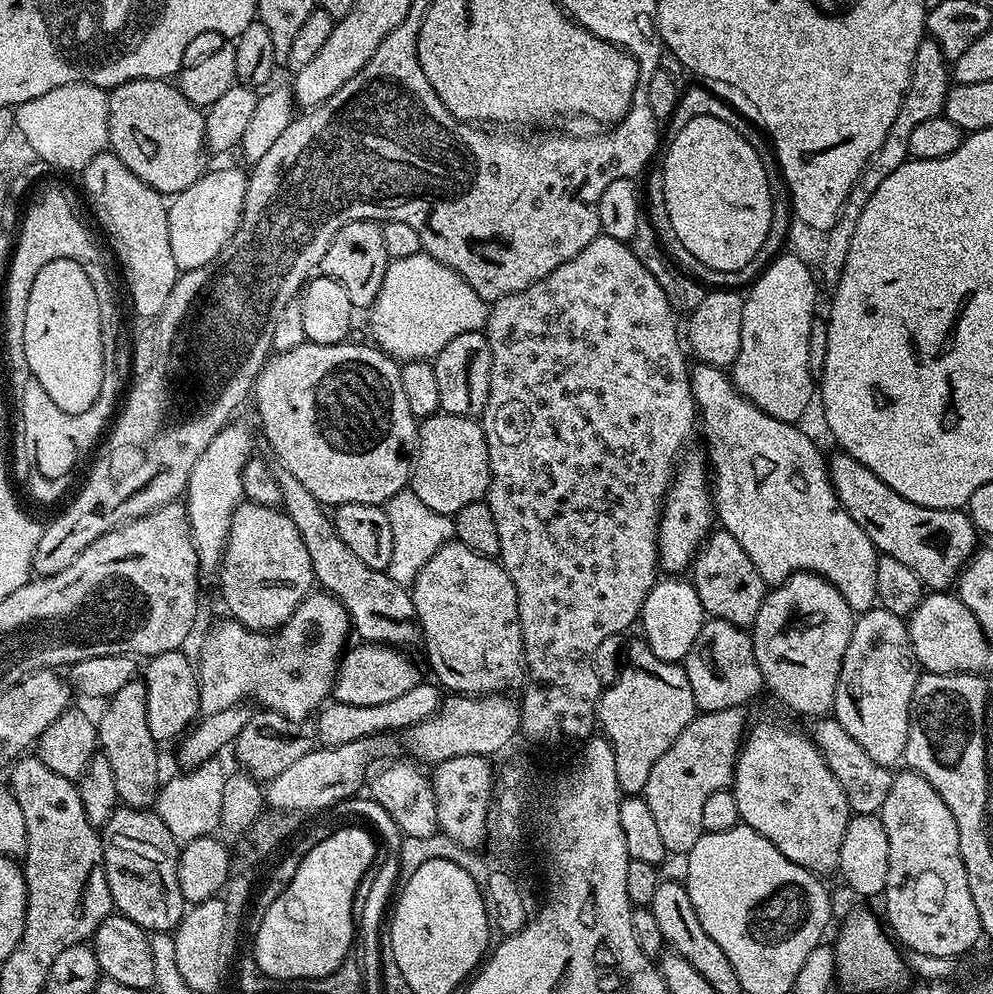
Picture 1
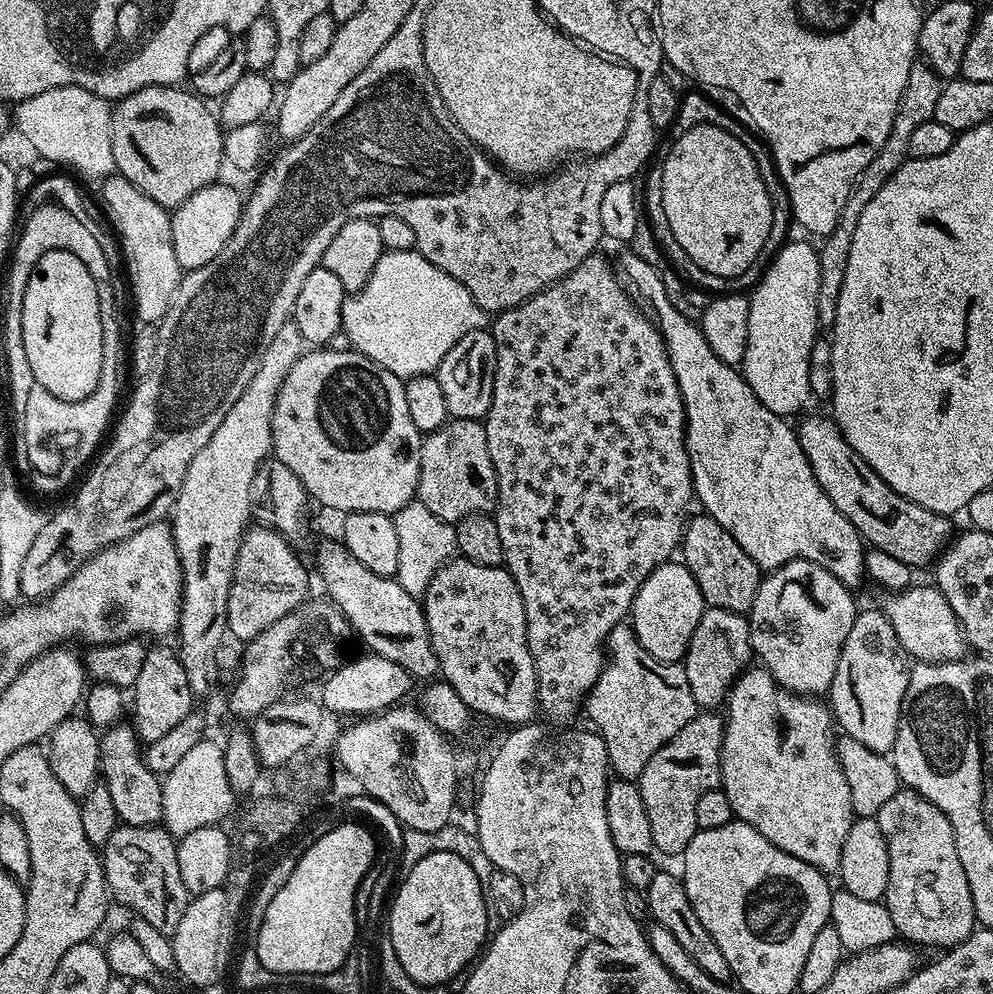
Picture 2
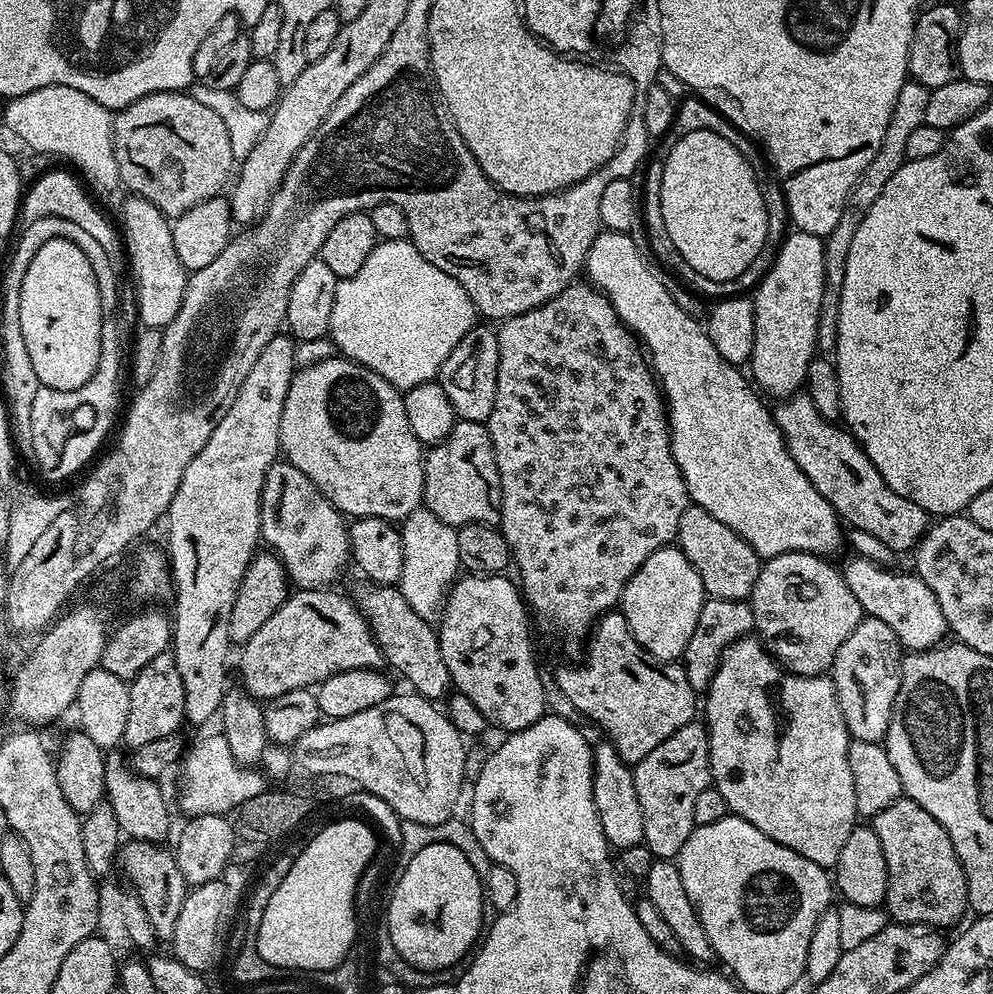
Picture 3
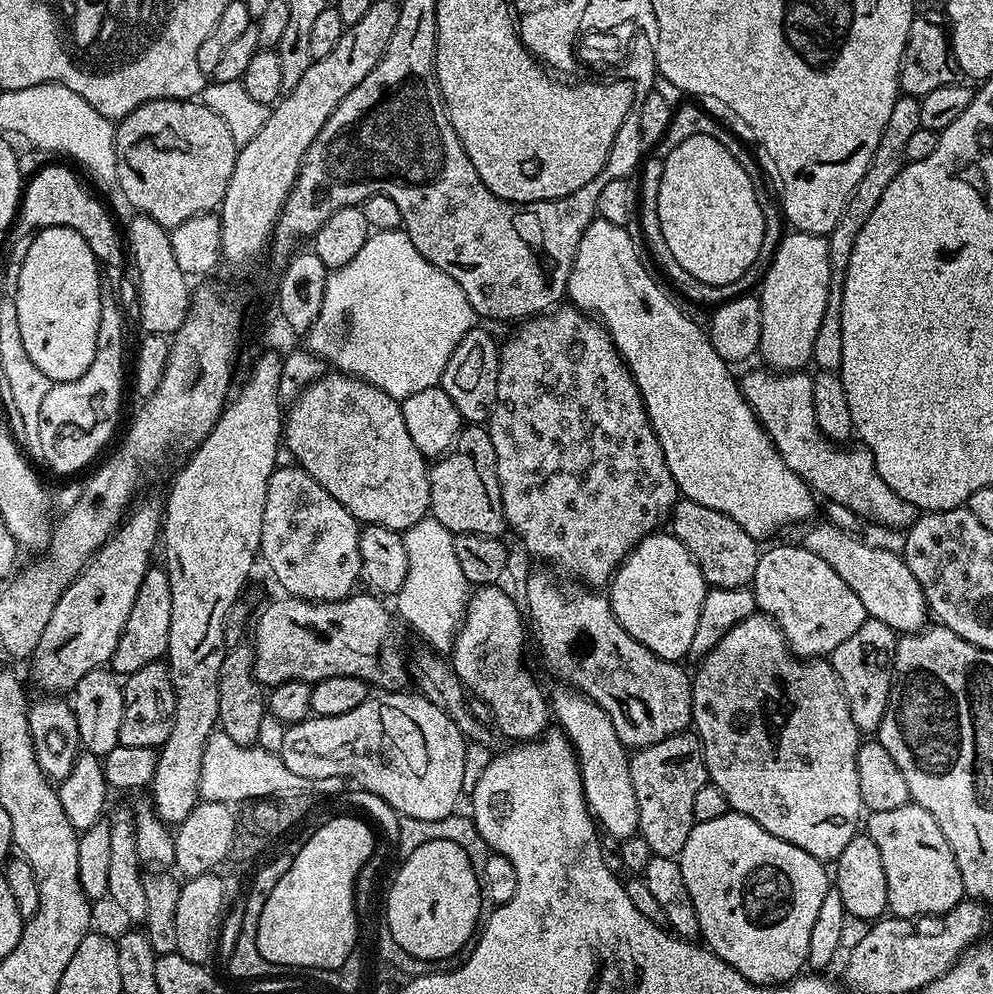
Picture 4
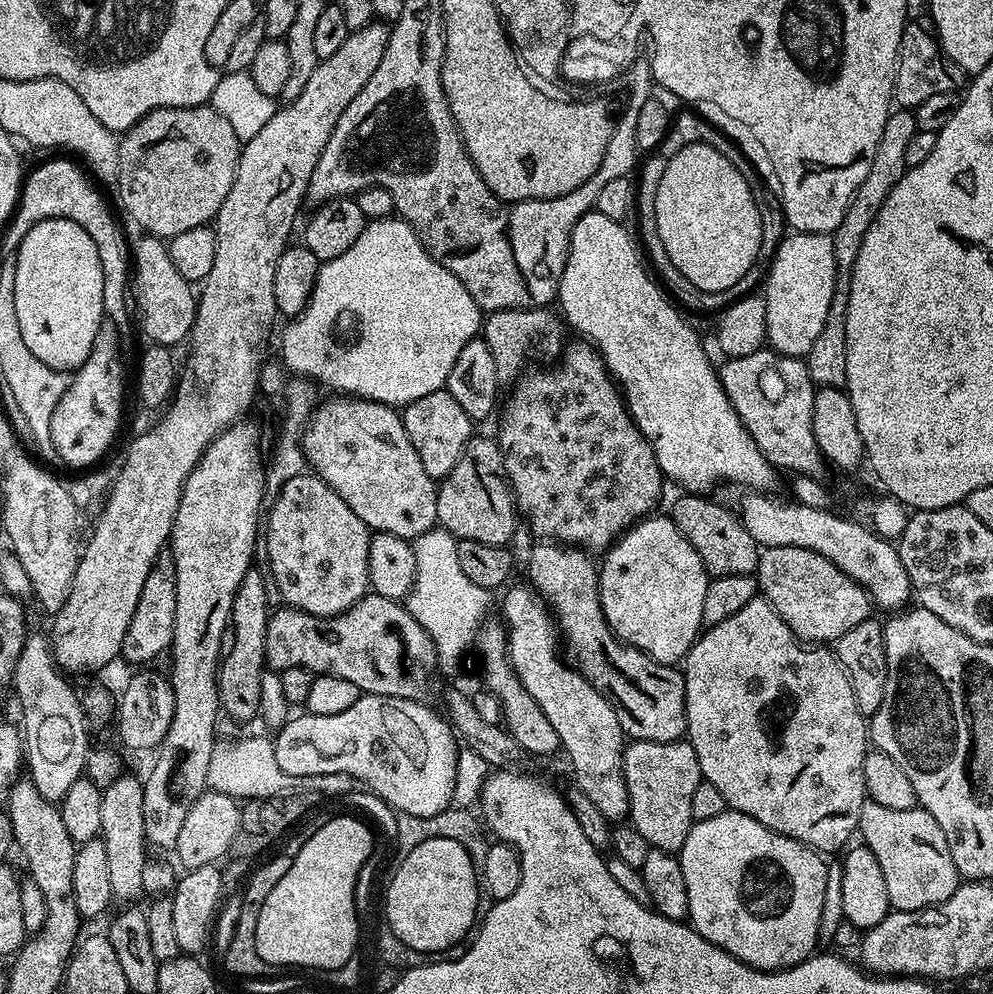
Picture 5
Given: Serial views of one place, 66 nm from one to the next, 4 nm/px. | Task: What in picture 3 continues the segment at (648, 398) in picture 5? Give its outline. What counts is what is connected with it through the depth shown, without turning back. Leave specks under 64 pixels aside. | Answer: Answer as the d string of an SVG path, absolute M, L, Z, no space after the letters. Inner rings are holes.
M601 231L600 235L594 238L594 242L590 246L588 256L584 259L583 271L588 272L587 279L593 288L599 288L604 293L605 298L614 306L614 310L618 314L618 318L628 328L628 331L635 334L636 339L641 341L646 349L646 355L651 363L653 373L660 385L660 391L664 394L664 402L668 409L668 433L672 436L672 453L674 454L674 462L678 462L678 470L682 474L682 478L686 482L686 490L688 491L688 499L693 504L697 504L699 508L706 509L710 514L714 514L714 518L718 518L718 522L726 522L726 526L730 526L730 530L734 530L741 538L755 550L761 561L769 560L775 556L781 556L787 552L809 552L815 556L825 558L831 557L831 552L836 552L846 540L846 532L842 527L842 521L836 515L834 509L830 506L830 502L826 502L826 498L822 498L822 494L818 494L818 490L814 490L814 486L810 482L810 478L806 478L806 474L802 474L802 470L798 470L798 462L794 462L794 458L790 458L790 450L784 441L784 435L780 432L780 427L776 424L776 417L760 401L761 393L750 383L749 377L744 376L737 365L726 362L722 358L722 354L718 354L714 342L710 342L707 327L703 323L700 324L668 293L668 288L644 265L644 256L640 253L638 245L632 241L633 237L626 232L609 232Z

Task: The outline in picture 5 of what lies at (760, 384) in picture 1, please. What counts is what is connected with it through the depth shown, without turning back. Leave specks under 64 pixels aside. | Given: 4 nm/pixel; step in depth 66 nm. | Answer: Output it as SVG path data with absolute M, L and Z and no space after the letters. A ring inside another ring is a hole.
M797 231L785 235L770 267L765 288L762 288L766 302L767 347L784 356L807 357L810 346L814 346L814 338L818 338L822 326L826 326L826 314L830 314L830 302L834 298L836 259L831 235Z

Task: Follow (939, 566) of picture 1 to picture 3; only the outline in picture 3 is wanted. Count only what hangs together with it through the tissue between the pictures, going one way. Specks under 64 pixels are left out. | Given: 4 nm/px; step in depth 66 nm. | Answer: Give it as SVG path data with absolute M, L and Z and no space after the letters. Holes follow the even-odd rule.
M797 394L781 399L777 404L780 405L774 408L776 424L784 435L790 458L798 462L798 470L810 478L814 490L830 502L841 521L874 534L874 538L886 542L886 546L893 548L897 554L904 554L907 548L908 551L915 549L928 531L929 513L902 498L902 494L894 494L855 436L839 423L822 418L822 414L818 414L818 406L814 406L809 396Z

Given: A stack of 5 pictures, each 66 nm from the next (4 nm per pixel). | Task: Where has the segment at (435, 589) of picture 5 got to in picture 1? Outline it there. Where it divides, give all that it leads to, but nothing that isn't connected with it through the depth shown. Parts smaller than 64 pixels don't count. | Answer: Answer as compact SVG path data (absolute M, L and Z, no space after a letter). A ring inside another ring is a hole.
M410 490L394 494L394 498L387 502L386 511L390 518L390 530L394 534L394 551L390 554L386 571L390 578L394 578L394 582L411 586L418 578L422 566L426 566L426 562L438 554L443 544L455 537L456 525L453 517L430 510L430 506L426 506L426 502L422 502L422 498Z

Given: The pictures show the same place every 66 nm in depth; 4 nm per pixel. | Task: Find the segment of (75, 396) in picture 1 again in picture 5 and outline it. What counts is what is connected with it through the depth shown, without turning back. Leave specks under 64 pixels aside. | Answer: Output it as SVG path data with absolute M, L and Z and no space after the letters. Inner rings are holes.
M50 219L38 221L36 225L30 229L29 233L22 238L22 242L14 253L14 261L16 264L16 273L14 274L14 303L18 314L19 329L22 332L22 339L26 342L26 348L30 350L30 354L34 354L34 358L38 358L46 366L57 370L79 369L80 365L88 361L88 355L92 352L95 344L95 336L99 332L100 324L106 320L106 268L102 263L102 248L95 245L93 238L86 229L78 224L78 222L70 220Z

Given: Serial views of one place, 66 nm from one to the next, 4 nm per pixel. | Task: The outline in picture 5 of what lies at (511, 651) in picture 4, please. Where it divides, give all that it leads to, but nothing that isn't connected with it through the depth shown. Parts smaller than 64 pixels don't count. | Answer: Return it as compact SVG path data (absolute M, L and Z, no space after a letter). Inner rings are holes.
M491 622L481 624L476 634L474 648L475 651L480 651L480 672L484 675L483 687L501 700L504 710L503 723L508 733L518 738L518 742L529 757L548 756L551 752L559 753L560 739L558 734L554 734L554 726L550 726L546 714L542 714L542 706L538 706L534 698L530 698L530 690L522 686L522 682L516 677L516 671L508 660L508 635L505 629L500 626L495 628Z

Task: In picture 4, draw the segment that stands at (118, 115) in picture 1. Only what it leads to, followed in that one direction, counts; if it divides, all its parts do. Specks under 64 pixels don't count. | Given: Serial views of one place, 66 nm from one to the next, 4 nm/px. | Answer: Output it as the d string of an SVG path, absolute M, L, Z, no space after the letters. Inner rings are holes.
M155 100L148 102L138 108L138 110L125 116L123 120L115 125L116 130L116 157L118 158L118 174L120 175L119 191L124 191L124 196L130 203L136 207L137 213L149 216L154 222L161 224L163 228L169 230L176 228L178 225L199 216L201 214L212 214L219 209L224 200L226 188L230 186L230 178L234 174L236 165L236 153L238 147L231 137L230 129L226 122L214 110L208 108L205 104L191 100Z

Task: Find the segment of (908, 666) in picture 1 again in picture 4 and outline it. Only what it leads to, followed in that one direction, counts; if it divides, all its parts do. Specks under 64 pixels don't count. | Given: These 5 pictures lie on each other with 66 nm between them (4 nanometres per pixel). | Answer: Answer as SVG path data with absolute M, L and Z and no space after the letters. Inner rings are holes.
M869 618L842 642L842 646L832 651L832 669L840 675L840 684L850 706L850 718L854 718L854 726L858 726L861 733L875 733L882 722L882 714L886 714L892 693L892 651L896 649L897 639L897 633L886 626L886 622Z

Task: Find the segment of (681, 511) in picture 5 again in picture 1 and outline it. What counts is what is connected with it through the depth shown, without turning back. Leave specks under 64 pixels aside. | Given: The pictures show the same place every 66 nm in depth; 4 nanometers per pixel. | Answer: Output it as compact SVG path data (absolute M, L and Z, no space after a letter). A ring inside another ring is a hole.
M723 530L709 532L691 565L690 579L705 613L711 619L725 620L737 624L739 628L747 629L758 618L766 585L754 562L750 562L750 554L746 554L746 550L738 546L738 538L734 538L734 534Z

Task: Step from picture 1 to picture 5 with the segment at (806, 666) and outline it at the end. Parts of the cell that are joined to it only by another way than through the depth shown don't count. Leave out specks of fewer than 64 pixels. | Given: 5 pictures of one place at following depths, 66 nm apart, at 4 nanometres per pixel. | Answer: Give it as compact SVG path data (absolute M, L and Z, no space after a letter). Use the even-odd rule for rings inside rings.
M798 546L764 548L754 575L763 599L801 642L835 642L846 630L869 619L868 611L874 608L865 588L814 550Z

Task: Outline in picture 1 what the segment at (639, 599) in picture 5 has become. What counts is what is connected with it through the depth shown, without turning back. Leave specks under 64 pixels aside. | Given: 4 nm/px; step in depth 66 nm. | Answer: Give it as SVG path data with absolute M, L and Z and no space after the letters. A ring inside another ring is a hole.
M660 578L650 590L650 594L646 594L646 602L640 611L638 624L639 627L644 627L642 636L653 654L674 664L684 661L686 654L690 654L694 638L698 638L698 630L702 630L705 619L704 607L691 579Z

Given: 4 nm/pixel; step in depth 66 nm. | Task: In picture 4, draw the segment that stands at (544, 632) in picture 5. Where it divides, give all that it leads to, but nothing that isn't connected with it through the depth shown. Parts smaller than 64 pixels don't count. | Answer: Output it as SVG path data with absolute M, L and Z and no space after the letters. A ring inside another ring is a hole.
M559 686L550 692L550 712L558 723L559 731L565 732L572 749L576 751L576 765L580 767L584 800L597 825L618 841L637 835L638 804L634 798L634 782L630 782L630 752L618 738L610 714L602 710L588 696L583 696L571 686Z

